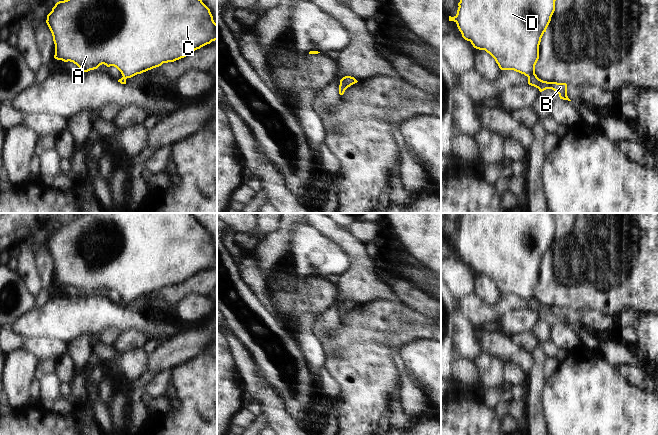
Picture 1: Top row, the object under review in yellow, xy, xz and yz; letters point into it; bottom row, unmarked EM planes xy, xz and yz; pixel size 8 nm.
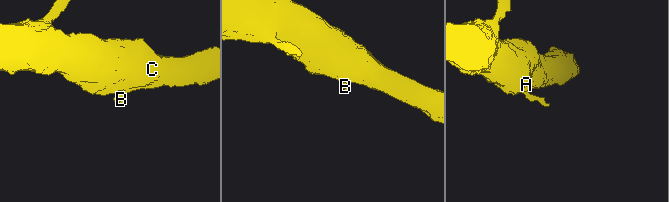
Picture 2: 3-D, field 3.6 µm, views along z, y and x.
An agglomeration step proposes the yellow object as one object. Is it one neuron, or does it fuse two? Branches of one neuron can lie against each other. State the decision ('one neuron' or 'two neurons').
one neuron

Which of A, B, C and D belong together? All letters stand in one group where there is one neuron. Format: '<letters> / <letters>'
A B C D

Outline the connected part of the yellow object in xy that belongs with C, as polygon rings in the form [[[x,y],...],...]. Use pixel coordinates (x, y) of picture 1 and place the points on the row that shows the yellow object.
[[[64,0],[55,4],[46,23],[53,36],[55,59],[73,62],[82,72],[102,64],[114,66],[123,76],[118,80],[121,84],[126,84],[127,78],[184,58],[217,40],[217,24],[202,0]]]

